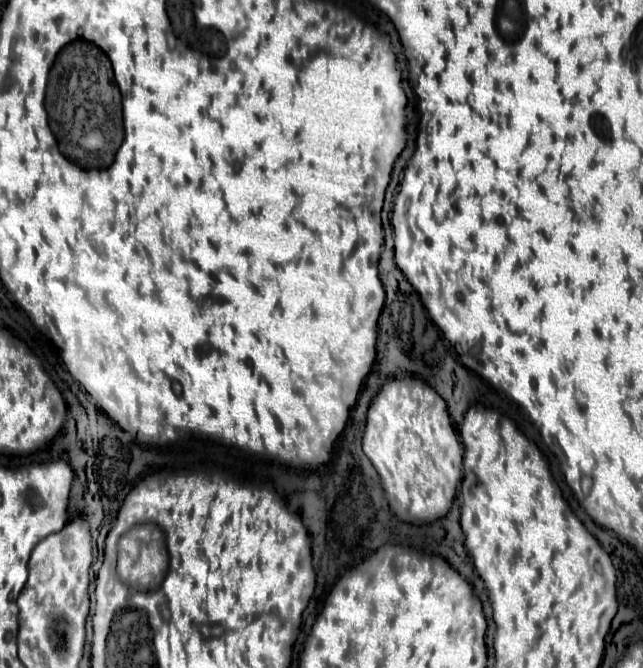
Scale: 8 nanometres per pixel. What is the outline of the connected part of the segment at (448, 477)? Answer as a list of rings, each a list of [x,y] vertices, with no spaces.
[[[404,375],[388,379],[372,397],[366,413],[366,431],[362,437],[364,453],[374,463],[390,509],[410,523],[428,523],[450,511],[456,495],[456,485],[462,477],[462,443],[450,421],[448,405],[442,395],[422,377]]]

